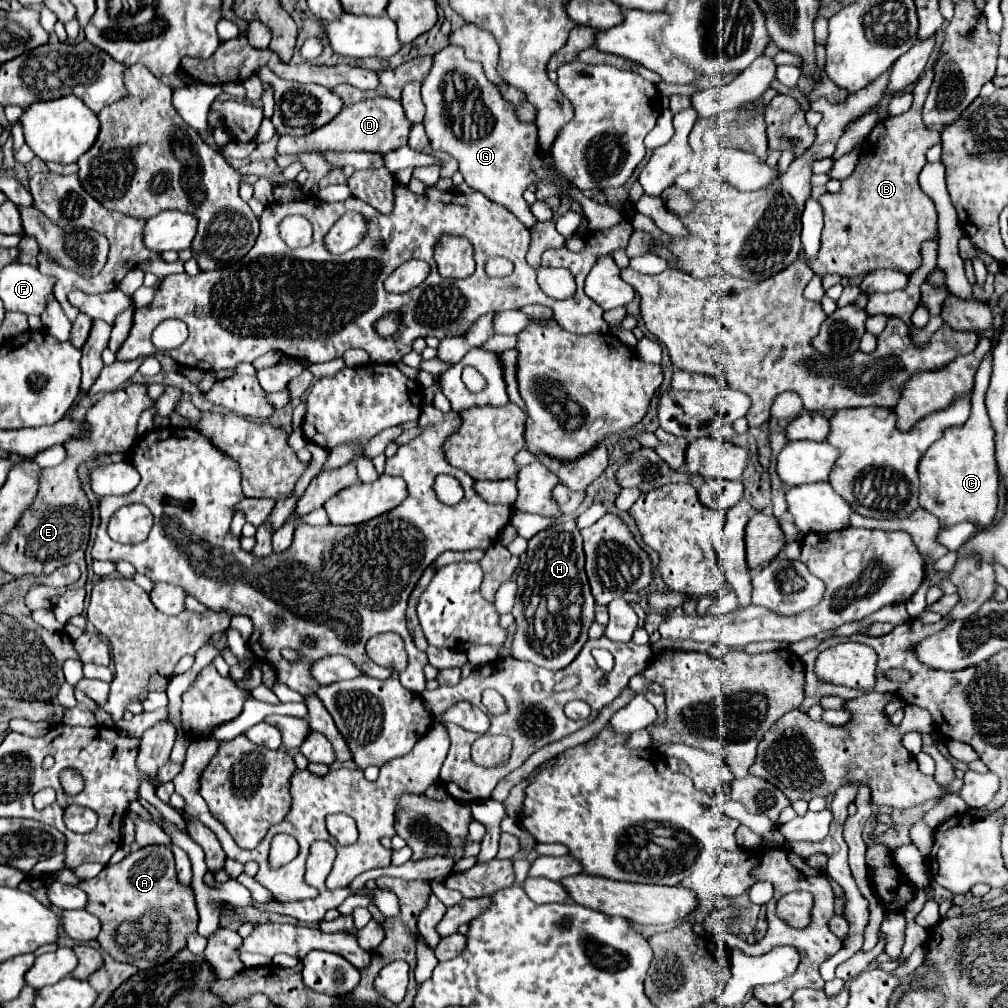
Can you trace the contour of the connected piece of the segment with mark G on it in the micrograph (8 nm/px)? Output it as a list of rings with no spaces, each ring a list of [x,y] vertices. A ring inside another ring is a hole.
[[[449,45],[433,55],[433,67],[423,81],[421,95],[427,107],[423,125],[431,149],[445,151],[457,159],[469,187],[515,213],[523,225],[537,225],[529,205],[523,201],[523,191],[547,177],[539,161],[537,127],[515,121],[513,105],[491,85],[483,67],[463,55],[459,45]]]

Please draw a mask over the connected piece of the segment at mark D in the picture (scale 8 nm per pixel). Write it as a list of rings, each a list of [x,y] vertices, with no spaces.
[[[375,97],[359,101],[351,107],[343,107],[339,117],[331,121],[327,127],[309,133],[307,137],[279,137],[277,155],[299,155],[311,151],[373,151],[373,153],[389,153],[403,145],[407,145],[411,123],[407,121],[403,107],[399,101],[389,97]]]

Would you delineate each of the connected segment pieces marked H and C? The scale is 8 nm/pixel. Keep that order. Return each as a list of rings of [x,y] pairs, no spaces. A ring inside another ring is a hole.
[[[561,519],[563,523],[555,523],[529,539],[529,549],[525,563],[519,571],[519,593],[513,607],[517,631],[513,637],[513,657],[521,661],[531,661],[551,671],[565,669],[581,651],[587,641],[587,631],[595,621],[595,601],[589,589],[589,581],[585,575],[585,553],[583,553],[583,537],[577,529],[577,519]]]
[[[991,355],[981,361],[975,377],[975,393],[971,397],[971,417],[963,427],[949,429],[943,439],[939,439],[919,463],[921,495],[919,503],[931,515],[935,515],[941,527],[951,527],[961,521],[971,521],[977,529],[985,529],[993,523],[999,503],[999,475],[995,461],[995,431],[985,409],[985,391],[989,387],[991,375]]]

